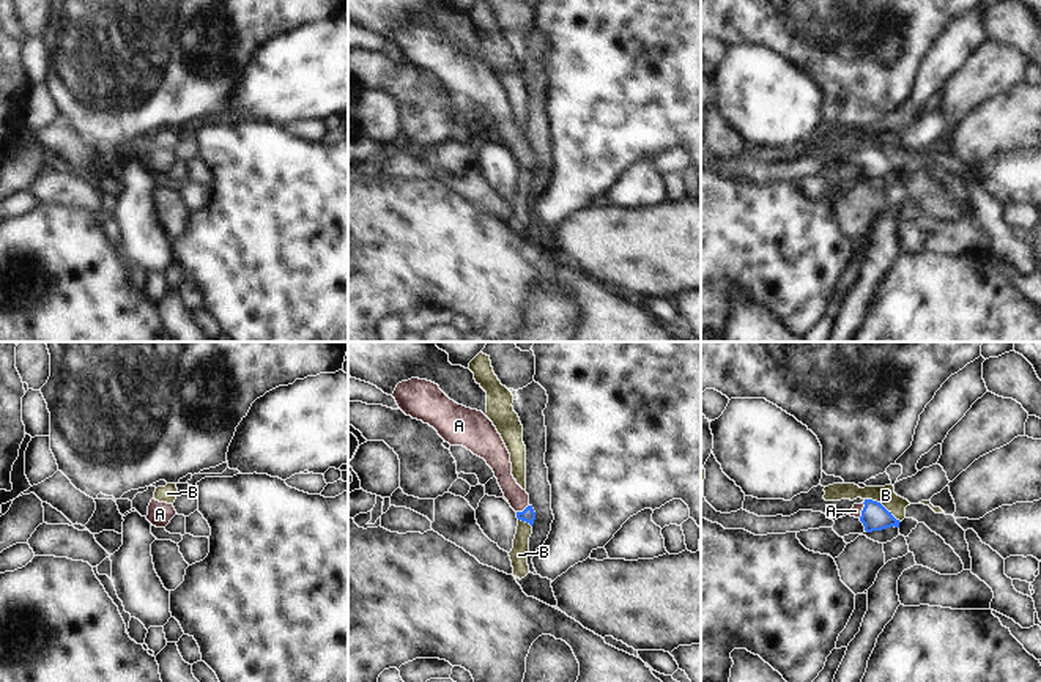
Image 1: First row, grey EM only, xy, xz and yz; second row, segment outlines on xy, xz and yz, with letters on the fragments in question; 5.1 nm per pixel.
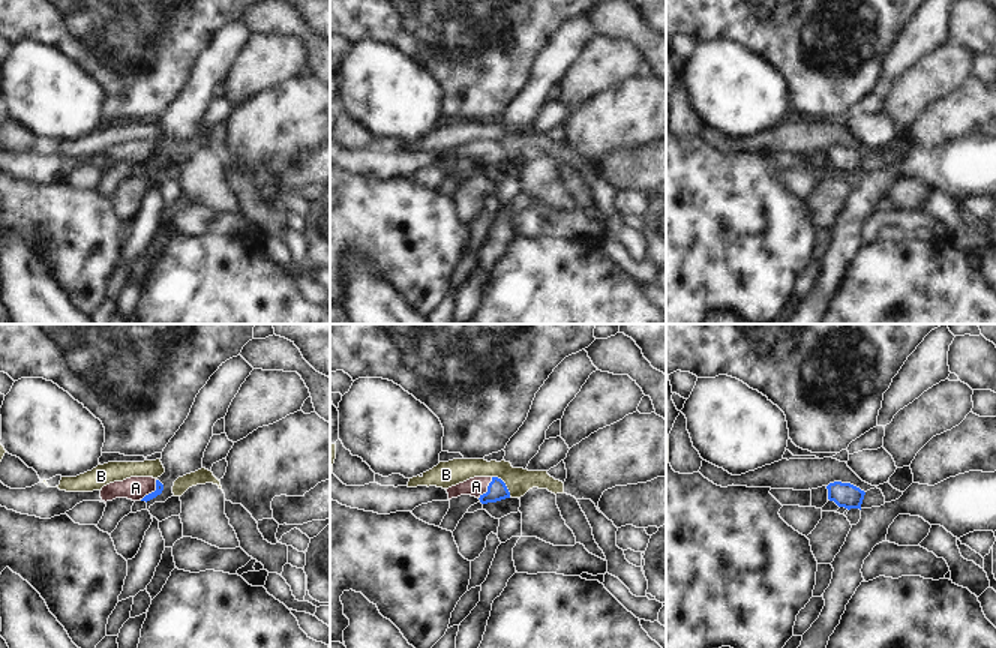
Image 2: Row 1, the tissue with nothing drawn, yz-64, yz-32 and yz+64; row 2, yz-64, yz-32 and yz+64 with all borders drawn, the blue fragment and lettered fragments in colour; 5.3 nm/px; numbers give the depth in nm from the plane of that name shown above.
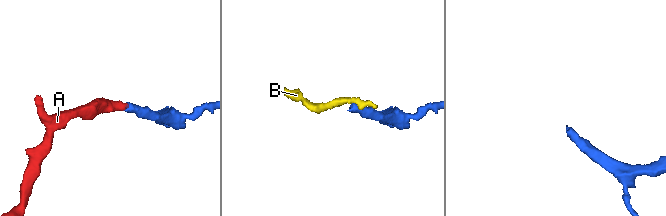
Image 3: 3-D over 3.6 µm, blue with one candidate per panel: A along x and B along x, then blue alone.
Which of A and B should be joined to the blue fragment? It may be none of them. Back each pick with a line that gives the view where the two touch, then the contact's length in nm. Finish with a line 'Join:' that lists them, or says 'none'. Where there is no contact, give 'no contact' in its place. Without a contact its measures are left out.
A: contact in yz; length 80 nm
Join: A

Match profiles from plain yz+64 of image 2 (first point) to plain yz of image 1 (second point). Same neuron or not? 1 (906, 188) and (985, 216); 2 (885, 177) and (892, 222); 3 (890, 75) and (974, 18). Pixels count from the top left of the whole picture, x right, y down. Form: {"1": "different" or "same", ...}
{"1": "different", "2": "same", "3": "same"}

